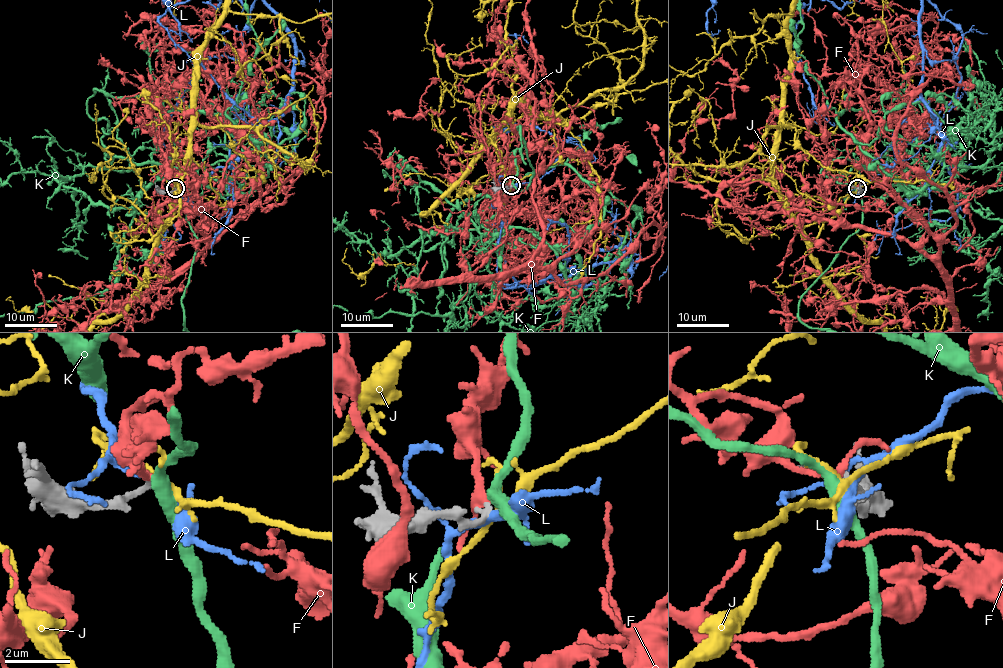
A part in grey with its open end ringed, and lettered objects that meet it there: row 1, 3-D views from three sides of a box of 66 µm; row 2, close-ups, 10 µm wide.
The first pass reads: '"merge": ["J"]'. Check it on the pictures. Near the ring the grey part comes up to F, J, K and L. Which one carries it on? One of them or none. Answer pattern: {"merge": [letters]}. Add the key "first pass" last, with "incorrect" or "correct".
{"merge": ["F"], "first pass": "incorrect"}

